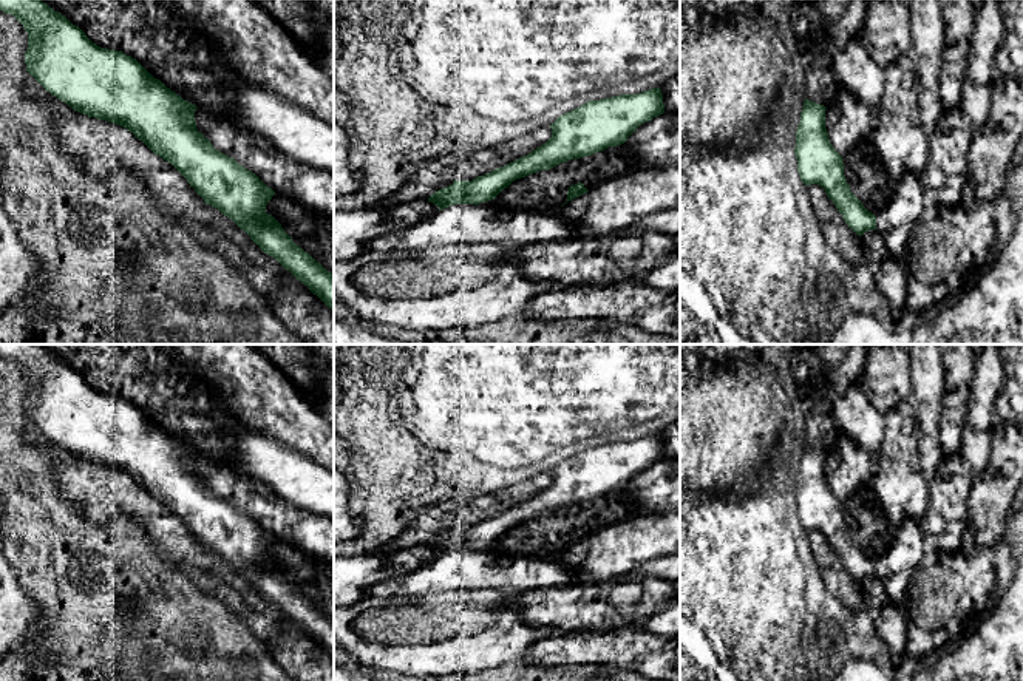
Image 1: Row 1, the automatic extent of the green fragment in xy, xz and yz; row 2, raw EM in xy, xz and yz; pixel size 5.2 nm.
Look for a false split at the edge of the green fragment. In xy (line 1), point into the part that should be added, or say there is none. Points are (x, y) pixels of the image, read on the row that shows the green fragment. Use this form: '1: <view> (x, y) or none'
1: none

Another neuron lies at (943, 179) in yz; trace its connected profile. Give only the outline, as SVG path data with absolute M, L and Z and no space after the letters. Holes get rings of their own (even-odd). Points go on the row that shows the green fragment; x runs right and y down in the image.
M944 110L933 133L929 136L927 165L919 182L927 199L940 207L955 207L969 182L967 154L975 130L966 114Z

